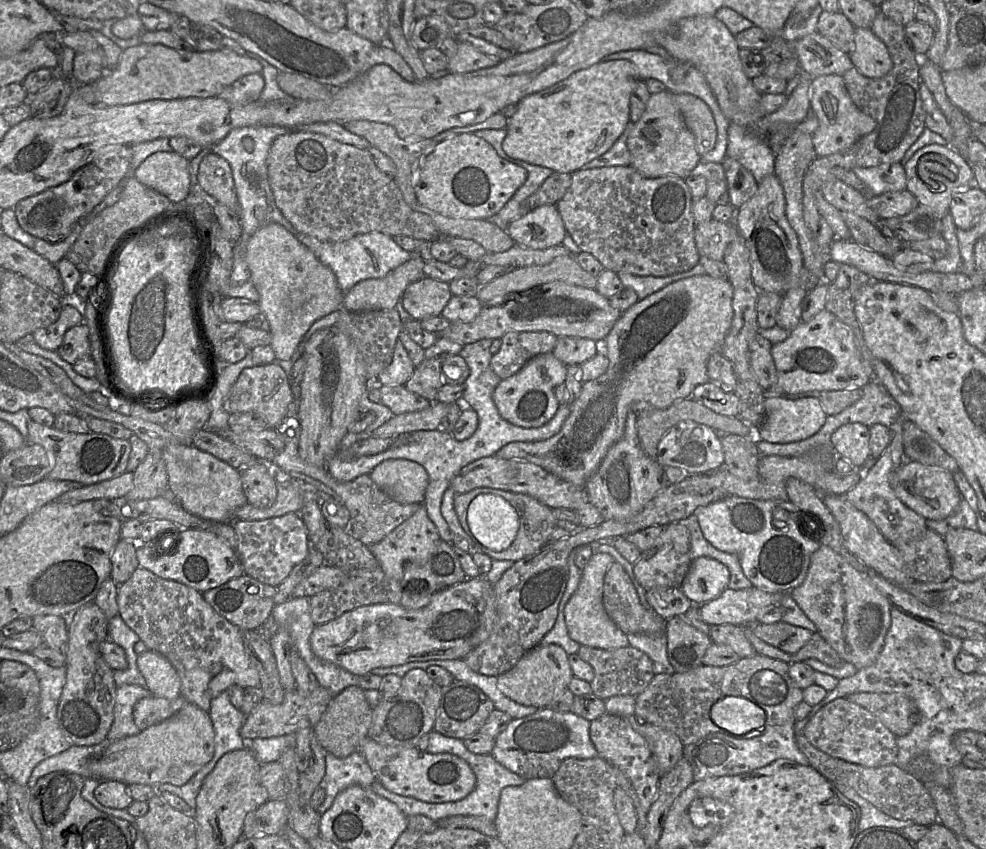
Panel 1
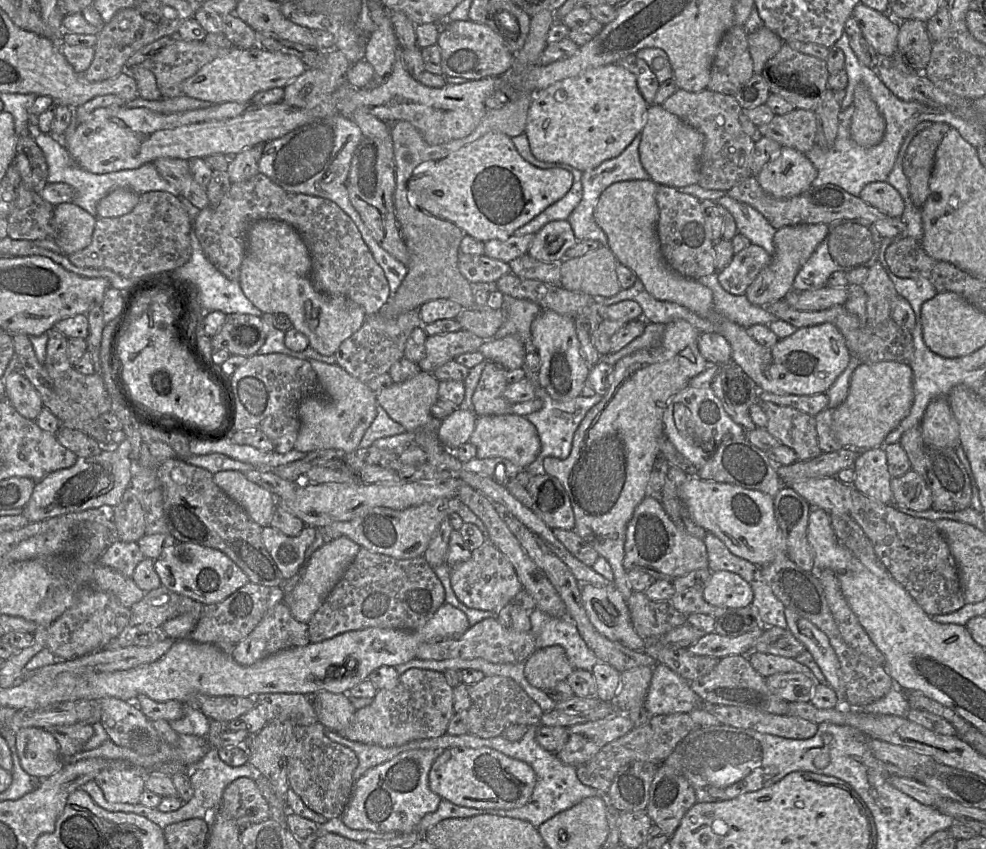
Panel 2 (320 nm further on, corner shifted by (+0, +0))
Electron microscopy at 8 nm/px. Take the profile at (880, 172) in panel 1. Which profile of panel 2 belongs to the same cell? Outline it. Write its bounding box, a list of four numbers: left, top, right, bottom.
[805,31,948,196]

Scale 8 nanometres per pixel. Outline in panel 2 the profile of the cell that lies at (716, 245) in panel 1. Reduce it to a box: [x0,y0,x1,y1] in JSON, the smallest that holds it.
[716,244,772,295]

